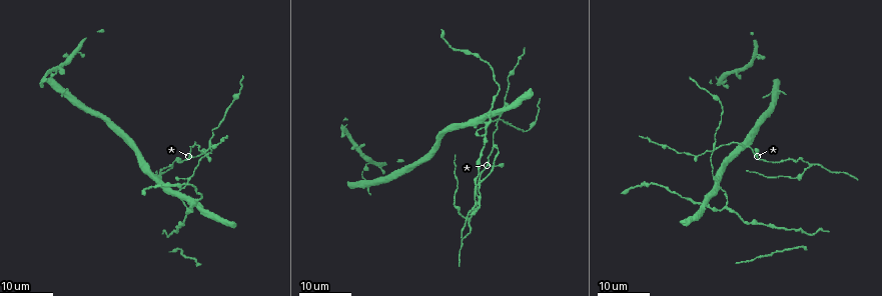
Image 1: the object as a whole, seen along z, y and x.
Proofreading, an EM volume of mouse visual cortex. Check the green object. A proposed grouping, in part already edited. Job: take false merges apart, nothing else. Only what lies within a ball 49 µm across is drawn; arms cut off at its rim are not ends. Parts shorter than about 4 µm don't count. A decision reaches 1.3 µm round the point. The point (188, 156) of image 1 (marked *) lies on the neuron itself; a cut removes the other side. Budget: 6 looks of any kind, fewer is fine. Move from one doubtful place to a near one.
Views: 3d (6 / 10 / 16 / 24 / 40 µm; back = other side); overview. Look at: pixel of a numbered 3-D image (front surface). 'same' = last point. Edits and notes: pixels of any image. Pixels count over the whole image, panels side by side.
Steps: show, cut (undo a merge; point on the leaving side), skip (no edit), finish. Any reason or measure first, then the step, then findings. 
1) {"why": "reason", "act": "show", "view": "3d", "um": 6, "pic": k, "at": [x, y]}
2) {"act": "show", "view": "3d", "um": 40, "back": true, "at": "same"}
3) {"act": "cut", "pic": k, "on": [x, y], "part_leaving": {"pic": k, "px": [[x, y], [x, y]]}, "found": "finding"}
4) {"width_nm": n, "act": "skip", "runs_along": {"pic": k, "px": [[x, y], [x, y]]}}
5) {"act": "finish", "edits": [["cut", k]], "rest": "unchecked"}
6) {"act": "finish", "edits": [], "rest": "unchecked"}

{"why": "a fork", "act": "show", "view": "3d", "um": 16, "pic": 1, "at": [712, 153]}

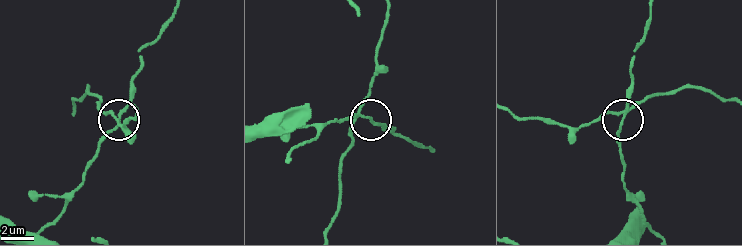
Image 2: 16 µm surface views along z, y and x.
{"why": "closer look", "act": "show", "view": "3d", "um": 6, "pic": 2, "at": [374, 121]}

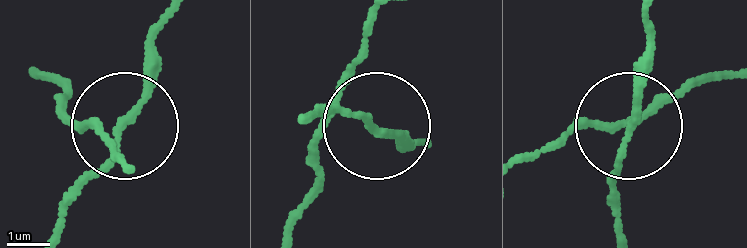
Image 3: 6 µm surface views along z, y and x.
{"arms": 3, "act": "skip", "runs_along": {"pic": 3, "px": [[35, 72], [63, 90], [70, 118], [121, 122], [160, 18]]}, "found": "continuous, no second neuron"}

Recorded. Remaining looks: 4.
{"why": "thin arm on a thick one", "act": "show", "view": "3d", "um": 24, "pic": 1, "at": [490, 112]}

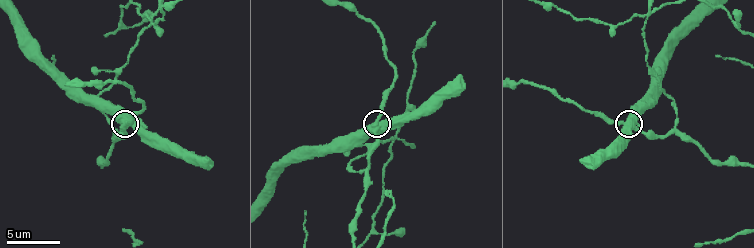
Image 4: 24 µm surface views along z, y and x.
{"why": "closer look", "act": "show", "view": "3d", "um": 10, "pic": 4, "at": [125, 127]}

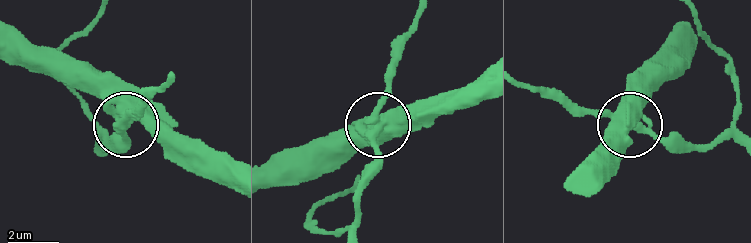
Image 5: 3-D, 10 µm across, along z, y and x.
{"act": "cut", "pic": 5, "on": [155, 139], "part_leaving": {"pic": 5, "px": [[377, 121], [347, 138], [289, 147], [270, 160]]}, "found": "two neurons meet here"}

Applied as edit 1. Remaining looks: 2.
{"why": "thick turns thin", "act": "show", "view": "3d", "um": 10, "pic": 4, "at": [425, 39]}

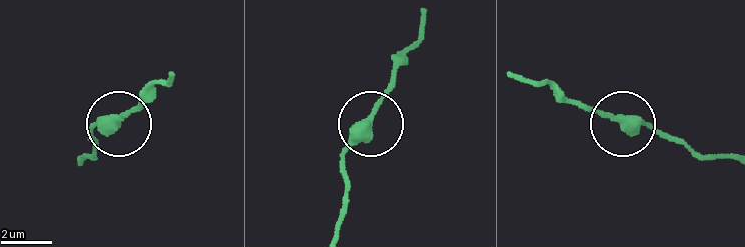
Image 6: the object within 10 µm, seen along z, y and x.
{"act": "skip", "runs_along": {"pic": 6, "px": [[337, 233], [348, 182], [343, 156], [371, 124], [403, 61]]}, "found": "all the same neuron"}

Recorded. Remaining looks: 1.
{"act": "finish", "edits": [["cut", 5]], "rest": "unchecked"}

